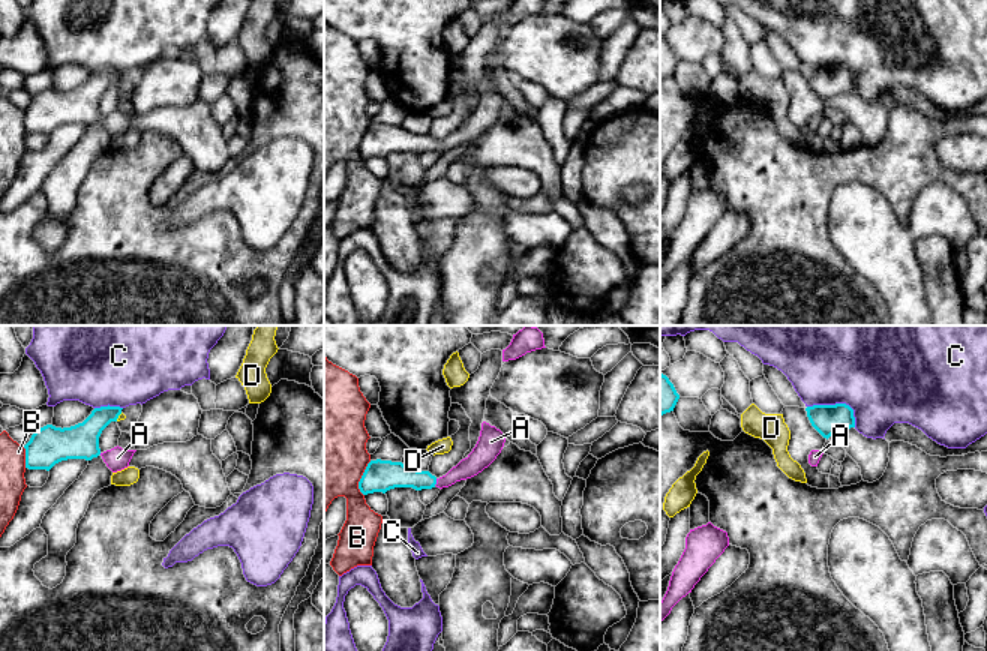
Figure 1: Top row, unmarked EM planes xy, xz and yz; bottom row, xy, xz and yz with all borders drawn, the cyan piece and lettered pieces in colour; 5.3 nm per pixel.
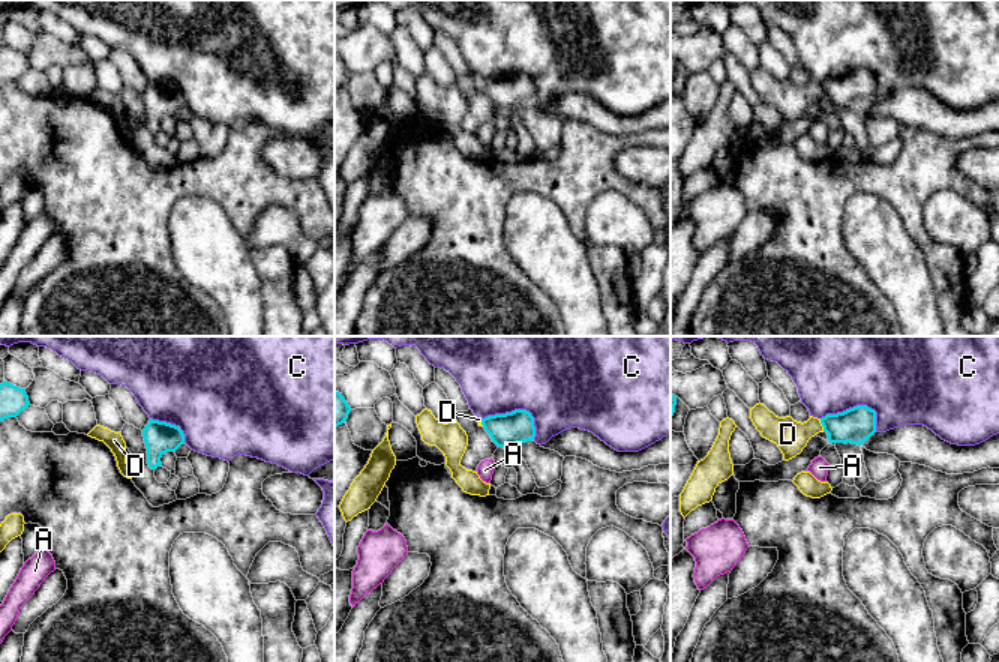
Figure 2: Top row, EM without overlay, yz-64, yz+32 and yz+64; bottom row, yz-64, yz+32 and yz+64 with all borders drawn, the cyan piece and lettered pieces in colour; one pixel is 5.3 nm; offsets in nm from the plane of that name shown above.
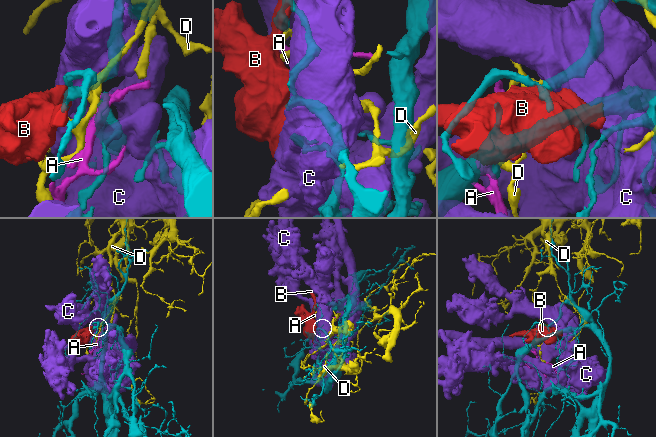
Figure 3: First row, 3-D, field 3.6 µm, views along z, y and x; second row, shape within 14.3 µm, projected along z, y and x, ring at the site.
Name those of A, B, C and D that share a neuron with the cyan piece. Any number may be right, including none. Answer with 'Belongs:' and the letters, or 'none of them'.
Belongs: A

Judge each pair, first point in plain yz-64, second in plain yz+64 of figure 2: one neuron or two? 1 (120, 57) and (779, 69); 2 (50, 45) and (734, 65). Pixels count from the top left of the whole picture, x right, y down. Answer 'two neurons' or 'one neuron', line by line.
1: two neurons
2: two neurons

